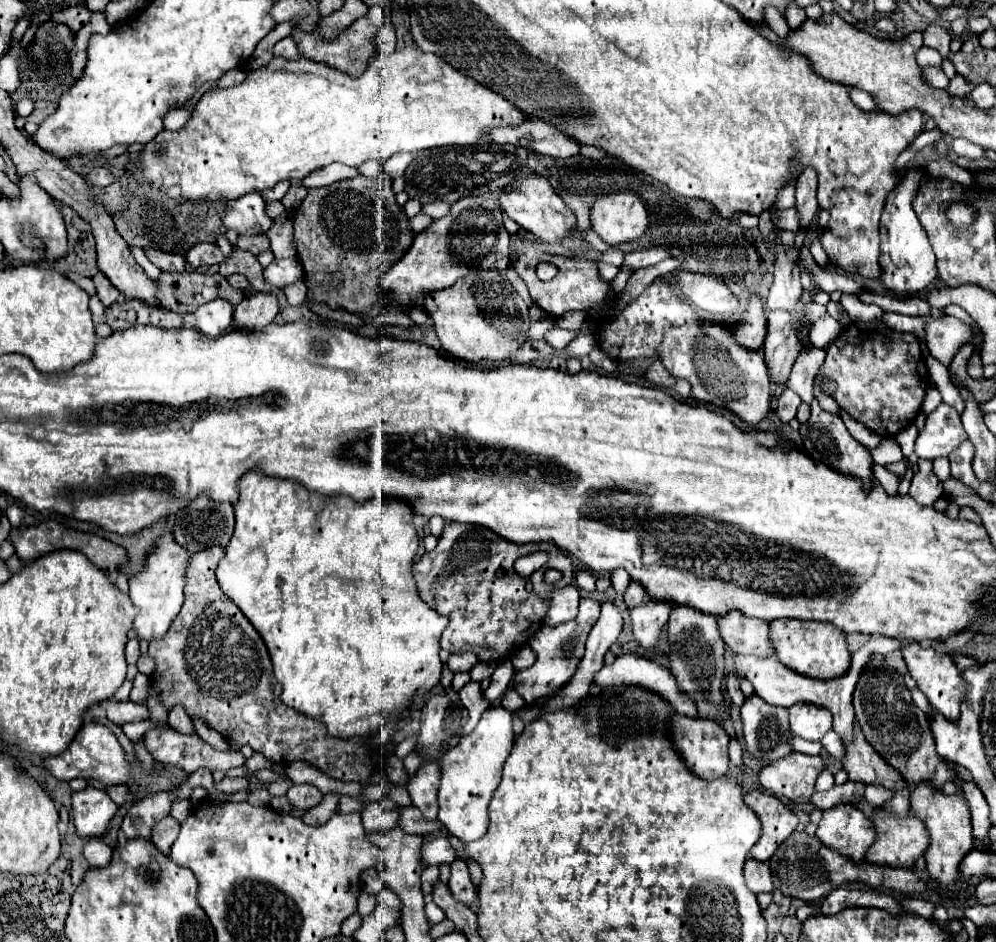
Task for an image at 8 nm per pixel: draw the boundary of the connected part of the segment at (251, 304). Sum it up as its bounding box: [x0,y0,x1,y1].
[232,293,278,331]

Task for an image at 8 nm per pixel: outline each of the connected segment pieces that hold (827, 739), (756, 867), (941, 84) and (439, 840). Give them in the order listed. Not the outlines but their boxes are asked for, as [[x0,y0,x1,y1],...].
[[820,731,844,761],[744,857,772,893],[922,67,948,89],[422,837,456,863]]

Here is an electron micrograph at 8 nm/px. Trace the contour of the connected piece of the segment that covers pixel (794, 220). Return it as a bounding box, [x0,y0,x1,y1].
[772,207,798,233]

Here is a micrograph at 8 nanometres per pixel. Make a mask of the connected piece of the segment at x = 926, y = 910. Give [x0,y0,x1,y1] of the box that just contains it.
[900,897,935,918]

